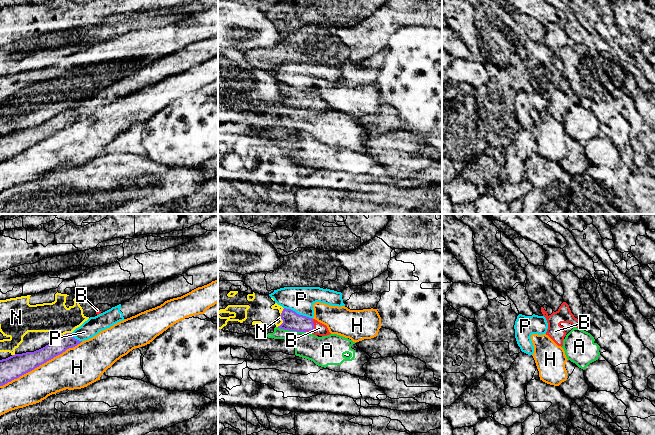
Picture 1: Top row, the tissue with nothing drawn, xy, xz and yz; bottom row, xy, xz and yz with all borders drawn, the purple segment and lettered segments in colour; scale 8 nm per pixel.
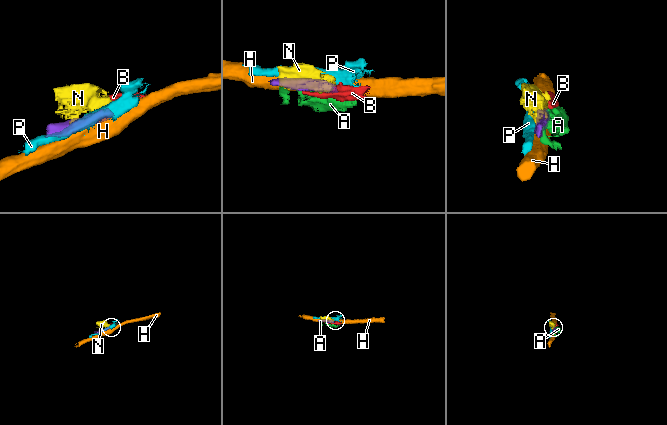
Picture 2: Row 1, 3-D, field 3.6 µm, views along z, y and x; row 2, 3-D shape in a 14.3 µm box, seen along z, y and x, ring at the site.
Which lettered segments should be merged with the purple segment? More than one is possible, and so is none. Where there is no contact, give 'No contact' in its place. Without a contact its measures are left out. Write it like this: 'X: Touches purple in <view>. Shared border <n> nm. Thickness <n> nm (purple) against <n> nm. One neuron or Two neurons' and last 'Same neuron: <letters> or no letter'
A: Touches purple in xz. Shared border 240 nm. Thickness 150 nm (purple) against 200 nm. Two neurons
B: Touches purple in xz. Shared border 120 nm. Thickness 150 nm (purple) against 100 nm. One neuron
H: Touches purple in xy. Shared border 750 nm. Thickness 180 nm (purple) against 300 nm. Two neurons
N: Touches purple in xy. Shared border 140 nm. Thickness 120 nm (purple) against 240 nm. Two neurons
P: Touches purple in xz. Shared border 240 nm. Thickness 150 nm (purple) against 200 nm. Two neurons
Same neuron: B

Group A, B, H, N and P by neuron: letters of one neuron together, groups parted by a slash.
A / B / H / N / P

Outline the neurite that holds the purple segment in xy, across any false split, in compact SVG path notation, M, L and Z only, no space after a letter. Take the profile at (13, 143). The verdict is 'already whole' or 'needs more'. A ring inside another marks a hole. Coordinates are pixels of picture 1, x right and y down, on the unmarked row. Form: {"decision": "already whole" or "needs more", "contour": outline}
{"decision": "already whole", "contour": "M66 109L39 126L0 136L0 162L34 146L81 118L75 115L72 109Z"}

